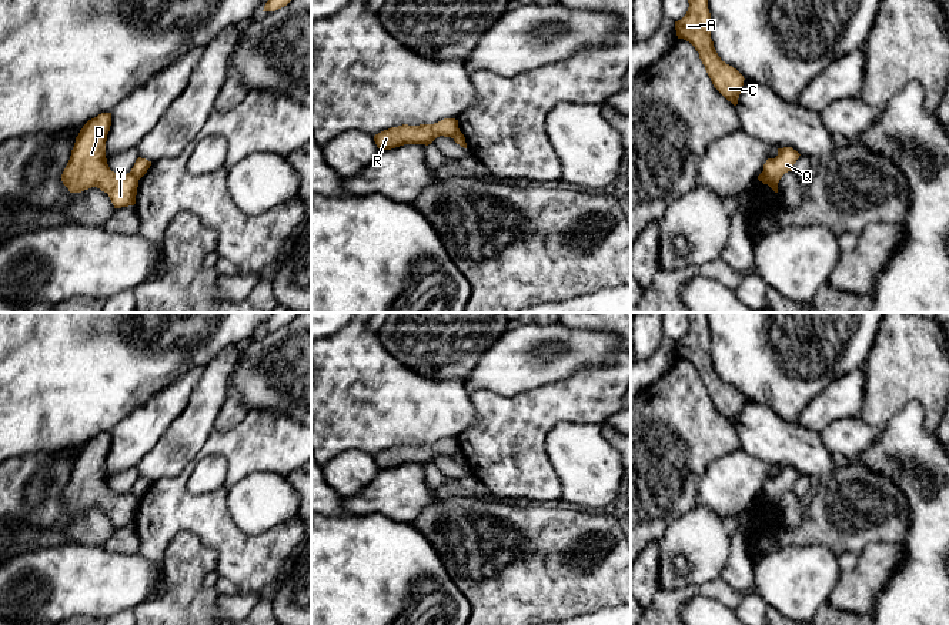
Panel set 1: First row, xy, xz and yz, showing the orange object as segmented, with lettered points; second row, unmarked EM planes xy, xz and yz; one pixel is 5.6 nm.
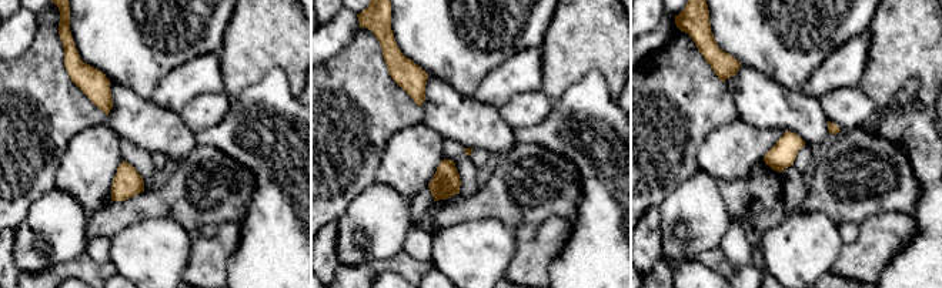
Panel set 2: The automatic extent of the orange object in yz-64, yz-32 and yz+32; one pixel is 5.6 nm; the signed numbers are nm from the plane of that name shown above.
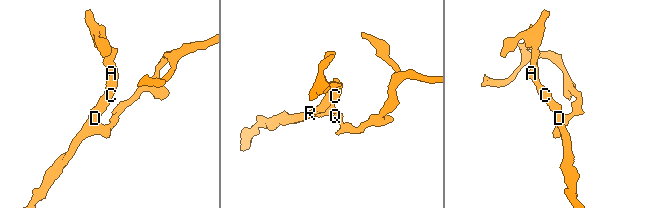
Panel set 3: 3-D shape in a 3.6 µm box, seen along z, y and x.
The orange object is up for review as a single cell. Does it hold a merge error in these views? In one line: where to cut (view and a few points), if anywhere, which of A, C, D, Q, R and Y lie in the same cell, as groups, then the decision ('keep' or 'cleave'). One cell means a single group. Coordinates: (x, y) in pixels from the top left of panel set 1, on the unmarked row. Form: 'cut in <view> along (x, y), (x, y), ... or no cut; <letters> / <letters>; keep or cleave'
cut in yz along (764, 490), (777, 505); A C D R Y / Q; cleave

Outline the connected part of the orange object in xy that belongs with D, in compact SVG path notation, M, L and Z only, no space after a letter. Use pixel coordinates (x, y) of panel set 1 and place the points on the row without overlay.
M101 432L83 445L61 501L70 512L97 507L108 514L114 528L121 528L136 524L138 499L133 491L116 494L110 489L106 478L110 445L111 432Z

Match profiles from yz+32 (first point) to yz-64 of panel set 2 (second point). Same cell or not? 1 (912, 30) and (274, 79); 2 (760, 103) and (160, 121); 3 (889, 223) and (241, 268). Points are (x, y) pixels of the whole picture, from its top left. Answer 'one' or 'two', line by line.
1: two
2: one
3: two

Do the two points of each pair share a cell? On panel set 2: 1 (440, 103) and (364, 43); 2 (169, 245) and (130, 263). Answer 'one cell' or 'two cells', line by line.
1: two cells
2: one cell

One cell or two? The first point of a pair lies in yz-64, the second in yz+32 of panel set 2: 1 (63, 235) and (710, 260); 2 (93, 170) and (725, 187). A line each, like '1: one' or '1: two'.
1: two
2: two

